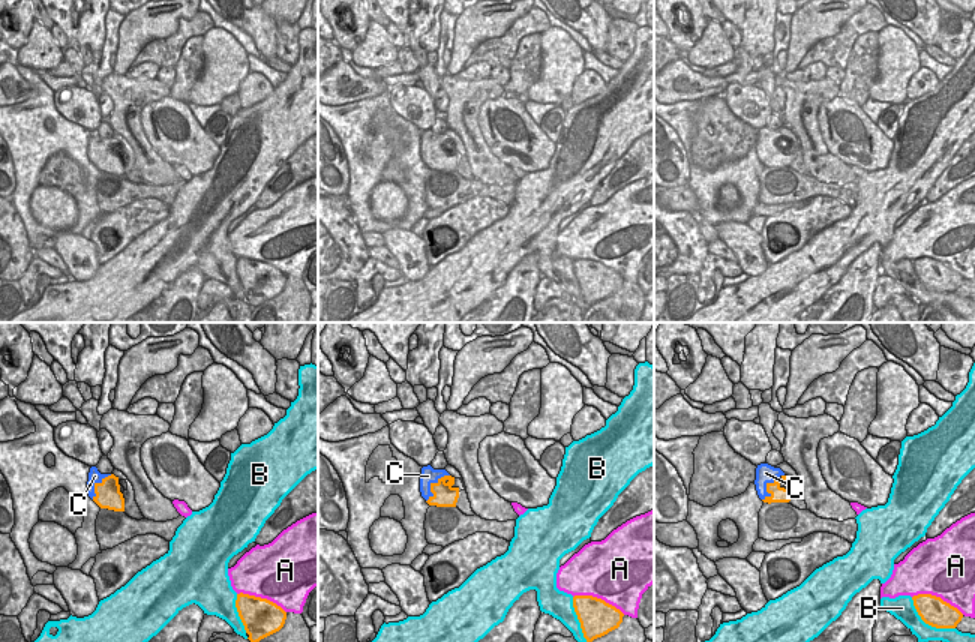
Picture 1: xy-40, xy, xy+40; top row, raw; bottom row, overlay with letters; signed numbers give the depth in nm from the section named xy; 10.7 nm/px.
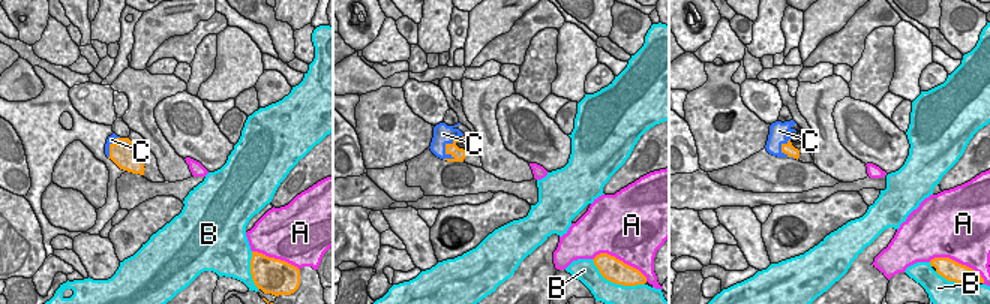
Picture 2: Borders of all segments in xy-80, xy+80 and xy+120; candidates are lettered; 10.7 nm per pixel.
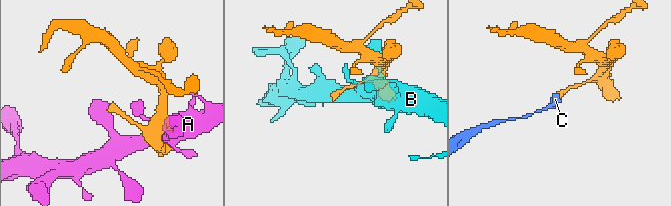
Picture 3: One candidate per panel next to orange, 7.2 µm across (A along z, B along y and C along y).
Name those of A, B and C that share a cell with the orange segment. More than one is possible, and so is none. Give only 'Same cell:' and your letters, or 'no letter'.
Same cell: no letter

